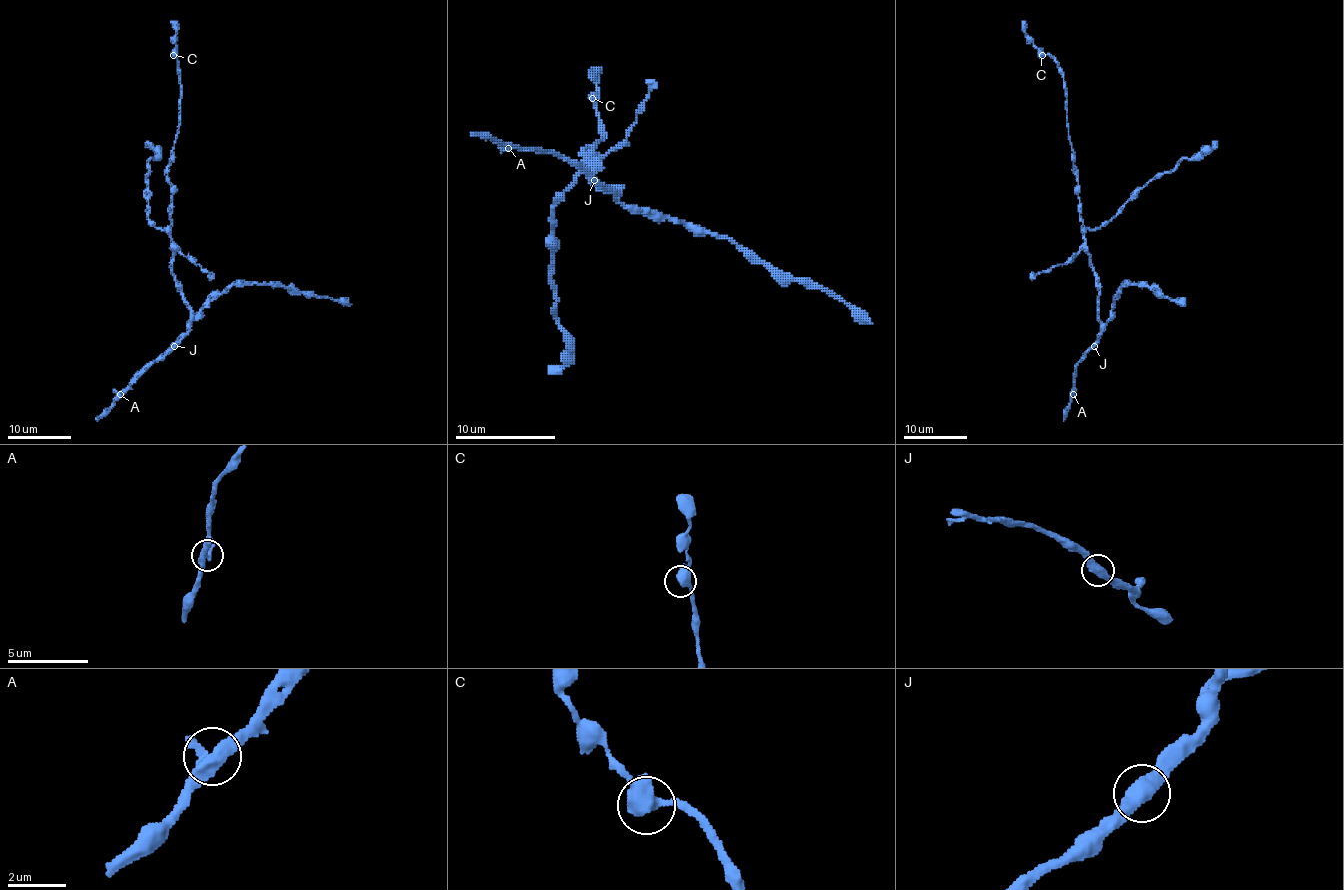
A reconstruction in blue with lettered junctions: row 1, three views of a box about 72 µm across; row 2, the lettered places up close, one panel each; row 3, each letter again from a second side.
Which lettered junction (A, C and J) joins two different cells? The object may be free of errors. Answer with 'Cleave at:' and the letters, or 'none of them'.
Cleave at: none of them

